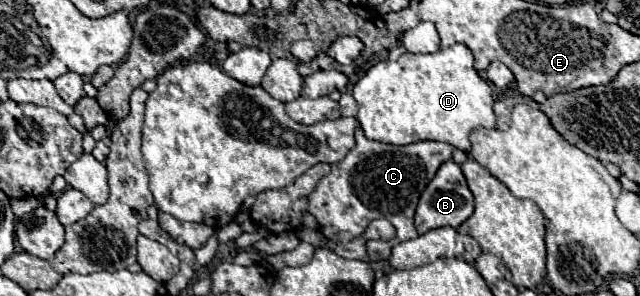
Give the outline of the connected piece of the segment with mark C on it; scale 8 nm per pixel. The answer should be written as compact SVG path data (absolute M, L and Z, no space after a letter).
M356 126L354 136L356 136L356 146L346 154L346 158L342 162L332 166L330 174L324 176L322 182L318 182L316 190L308 196L308 200L310 200L308 202L308 212L312 212L316 216L320 232L332 242L350 242L350 240L362 236L368 222L374 220L374 218L386 218L388 222L392 222L392 226L396 228L396 238L392 238L388 242L382 242L382 240L368 240L366 242L370 260L380 262L380 260L386 260L390 256L392 246L418 236L418 232L414 232L414 208L418 204L420 192L434 178L440 164L452 158L454 146L446 144L446 142L416 142L416 144L396 148L392 144L382 144L382 142L368 140L364 136L364 132L360 130L360 126Z

